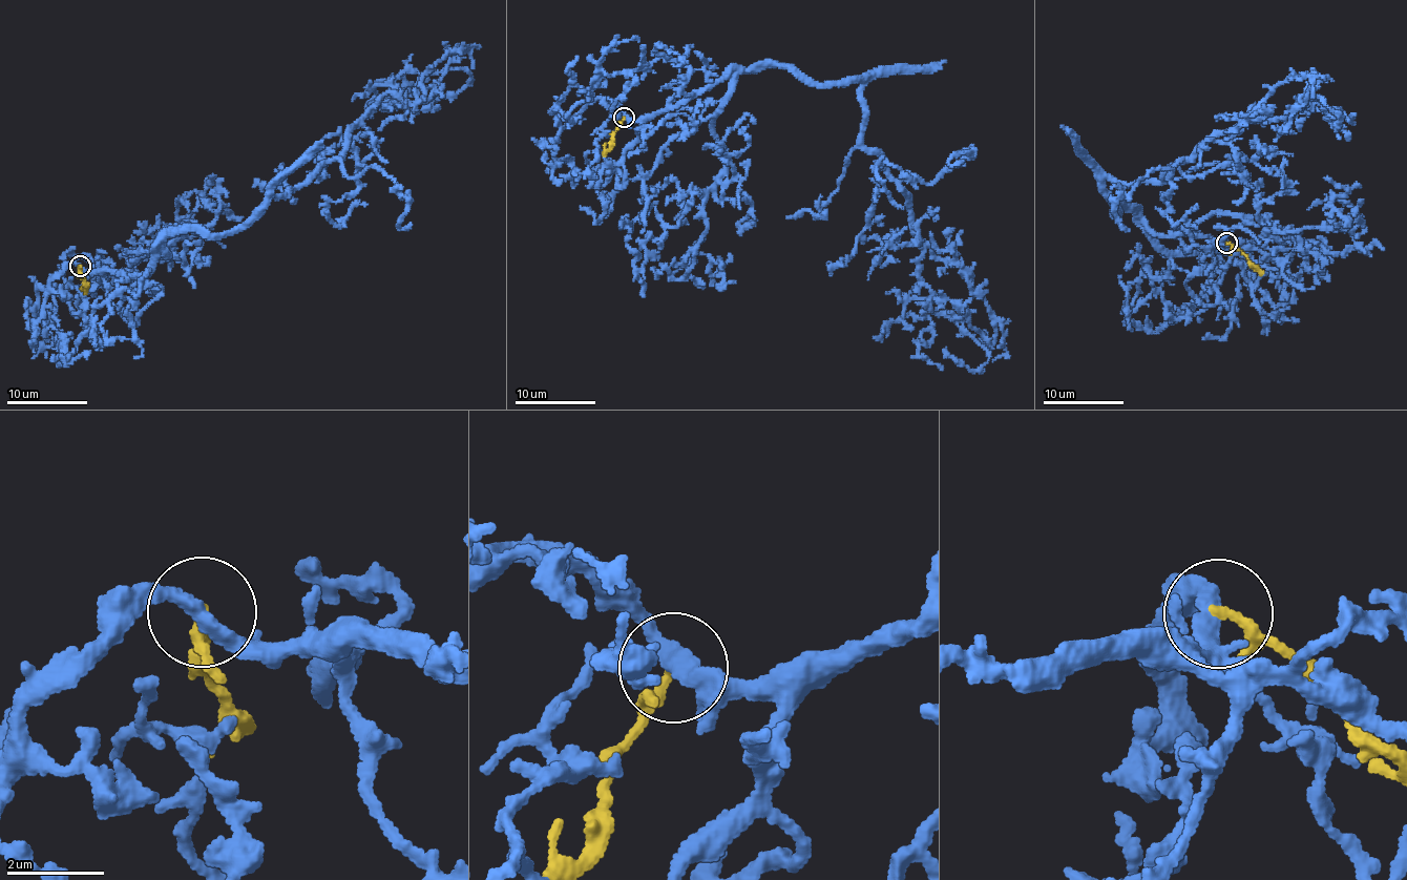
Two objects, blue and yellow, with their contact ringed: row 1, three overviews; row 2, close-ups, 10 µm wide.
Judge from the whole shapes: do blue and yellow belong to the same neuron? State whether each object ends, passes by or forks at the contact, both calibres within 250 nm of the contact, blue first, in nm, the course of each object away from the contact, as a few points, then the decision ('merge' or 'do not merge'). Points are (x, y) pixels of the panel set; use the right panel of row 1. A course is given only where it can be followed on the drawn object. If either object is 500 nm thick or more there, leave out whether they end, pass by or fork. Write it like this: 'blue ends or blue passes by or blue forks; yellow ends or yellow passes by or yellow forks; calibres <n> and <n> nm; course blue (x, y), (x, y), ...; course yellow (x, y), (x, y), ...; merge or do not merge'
blue passes by; yellow passes by; calibres 340 and 170 nm; course blue (1225, 242), (1172, 253), (1111, 212), (1105, 180), (1161, 183), (1212, 137), (1289, 118), (1306, 93), (1329, 123); course yellow (1225, 242), (1241, 252), (1261, 275); do not merge

